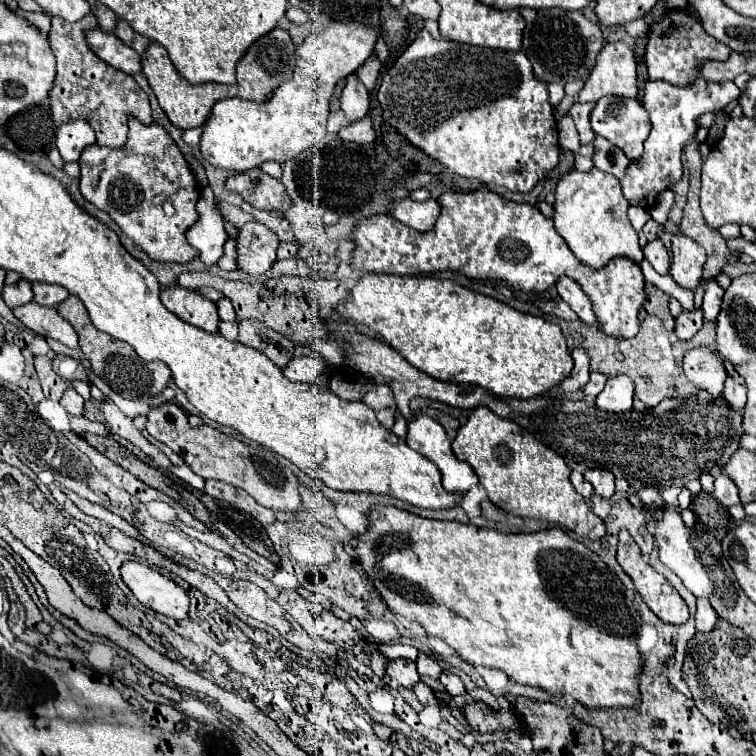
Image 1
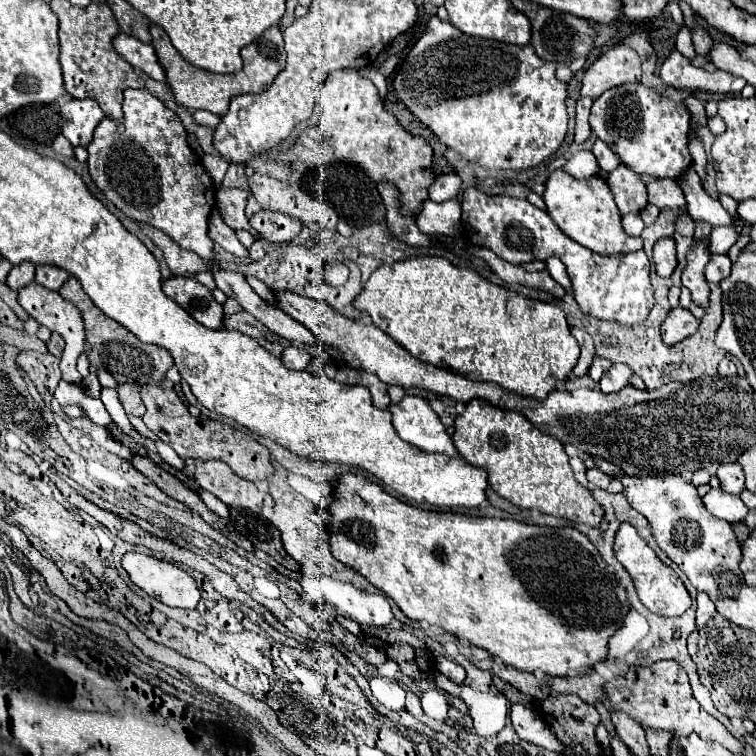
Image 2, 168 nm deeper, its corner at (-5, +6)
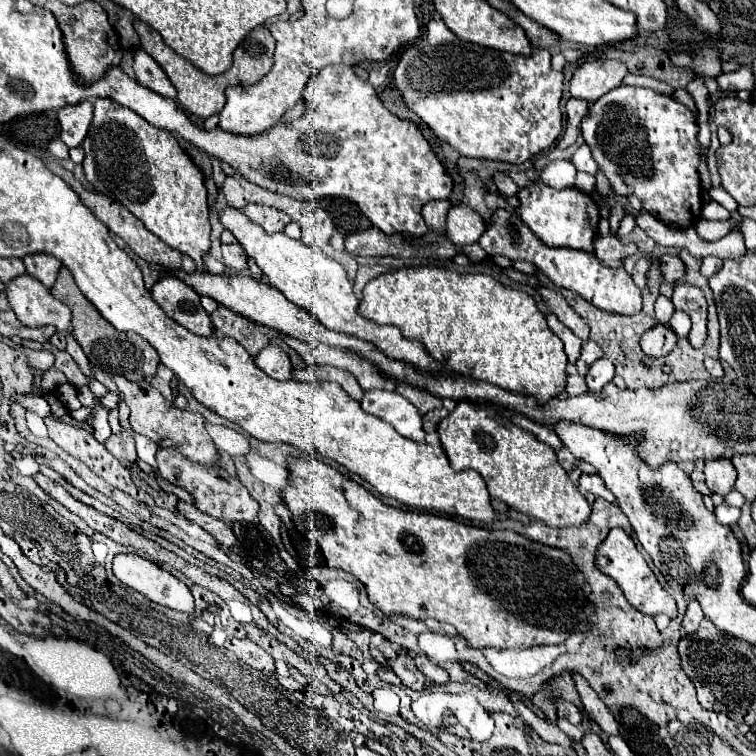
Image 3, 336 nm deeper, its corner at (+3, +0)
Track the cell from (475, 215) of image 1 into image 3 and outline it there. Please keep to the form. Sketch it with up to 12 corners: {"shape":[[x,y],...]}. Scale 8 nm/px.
{"shape":[[491,213],[487,255],[525,259],[595,307],[641,313],[625,267],[545,245],[517,213]]}

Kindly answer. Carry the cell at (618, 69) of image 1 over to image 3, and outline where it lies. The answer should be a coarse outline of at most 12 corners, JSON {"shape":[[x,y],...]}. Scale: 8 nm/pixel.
{"shape":[[621,61],[583,63],[571,97],[597,101],[629,75]]}

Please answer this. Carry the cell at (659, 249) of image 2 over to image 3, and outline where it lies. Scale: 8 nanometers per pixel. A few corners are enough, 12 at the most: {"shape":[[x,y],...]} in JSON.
{"shape":[[677,255],[657,257],[667,283],[681,279],[685,265]]}

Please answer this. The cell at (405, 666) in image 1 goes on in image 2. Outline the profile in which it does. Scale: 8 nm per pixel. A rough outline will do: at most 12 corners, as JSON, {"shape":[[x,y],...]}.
{"shape":[[405,643],[387,645],[387,655],[395,663],[413,659],[413,647]]}

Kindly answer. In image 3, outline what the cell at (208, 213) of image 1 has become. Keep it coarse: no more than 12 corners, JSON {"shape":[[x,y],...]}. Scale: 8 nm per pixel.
{"shape":[[239,243],[227,251],[225,265],[237,273],[247,269],[247,255]]}

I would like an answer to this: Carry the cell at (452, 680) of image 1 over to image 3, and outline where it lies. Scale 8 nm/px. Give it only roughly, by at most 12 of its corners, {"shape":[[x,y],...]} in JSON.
{"shape":[[425,655],[415,665],[429,681],[447,683],[447,671],[431,663]]}

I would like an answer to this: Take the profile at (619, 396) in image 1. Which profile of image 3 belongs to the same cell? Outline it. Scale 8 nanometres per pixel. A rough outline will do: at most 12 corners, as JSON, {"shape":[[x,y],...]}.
{"shape":[[601,357],[585,381],[589,391],[603,391],[615,377],[615,367]]}

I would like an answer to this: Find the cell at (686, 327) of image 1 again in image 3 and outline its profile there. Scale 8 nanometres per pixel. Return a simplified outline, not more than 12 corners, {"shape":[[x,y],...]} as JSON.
{"shape":[[655,325],[641,337],[641,349],[663,357],[675,347],[669,325]]}

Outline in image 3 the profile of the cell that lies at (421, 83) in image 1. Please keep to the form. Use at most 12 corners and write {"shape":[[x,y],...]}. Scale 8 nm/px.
{"shape":[[443,21],[403,51],[405,105],[463,157],[519,165],[563,131],[551,55]]}

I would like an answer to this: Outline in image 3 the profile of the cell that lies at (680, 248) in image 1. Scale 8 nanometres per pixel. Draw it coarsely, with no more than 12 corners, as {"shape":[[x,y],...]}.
{"shape":[[689,283],[675,285],[675,309],[691,317],[689,341],[701,347],[707,337],[707,301]]}

